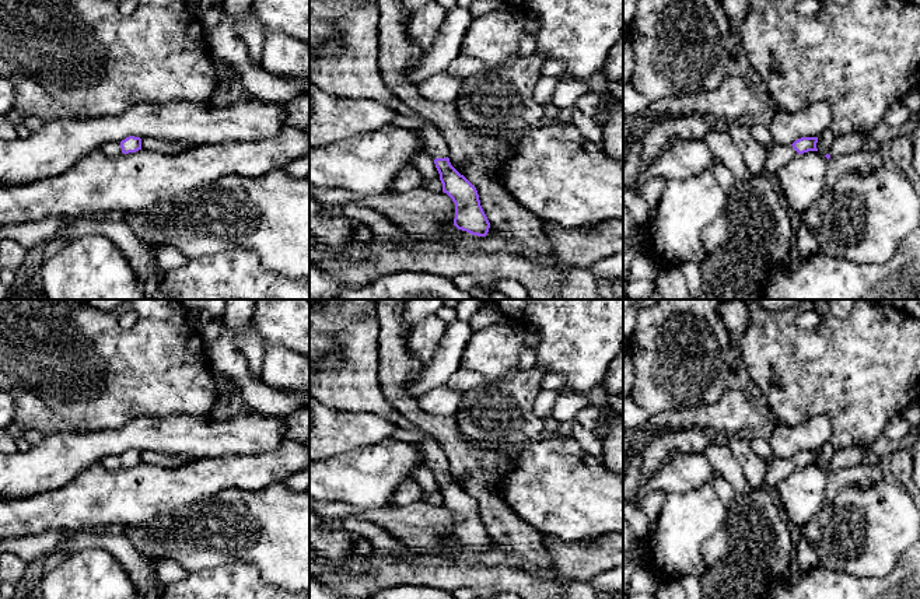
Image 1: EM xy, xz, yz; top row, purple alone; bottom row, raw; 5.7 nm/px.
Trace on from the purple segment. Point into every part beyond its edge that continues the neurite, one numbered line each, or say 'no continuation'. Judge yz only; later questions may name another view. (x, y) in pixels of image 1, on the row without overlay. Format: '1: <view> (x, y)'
1: yz (779, 469)

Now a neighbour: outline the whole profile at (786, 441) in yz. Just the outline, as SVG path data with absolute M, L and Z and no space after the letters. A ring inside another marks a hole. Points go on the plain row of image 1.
M819 414L798 425L776 423L769 438L773 456L791 459L801 451L819 451L825 444L832 442L832 420Z

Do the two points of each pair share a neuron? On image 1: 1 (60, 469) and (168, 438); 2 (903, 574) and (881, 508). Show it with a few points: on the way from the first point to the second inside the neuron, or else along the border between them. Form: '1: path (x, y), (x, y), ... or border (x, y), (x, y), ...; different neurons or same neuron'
1: path (87, 448), (123, 438), (142, 438); same neuron
2: border (905, 552), (887, 574), (870, 577); different neurons

